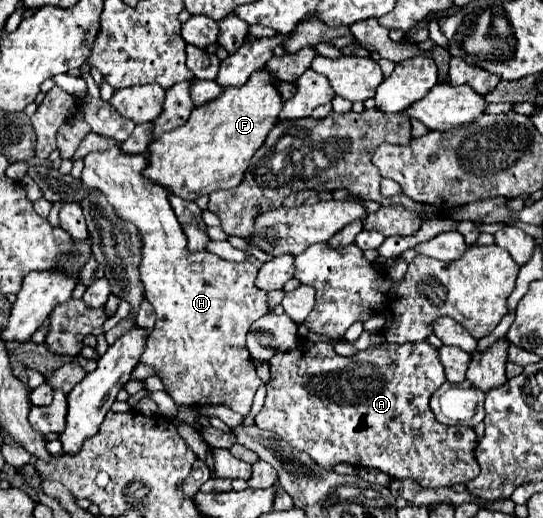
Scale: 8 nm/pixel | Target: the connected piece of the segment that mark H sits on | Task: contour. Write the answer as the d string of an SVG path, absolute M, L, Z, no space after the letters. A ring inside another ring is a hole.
M111 147L107 151L89 153L83 161L83 185L103 191L115 213L123 221L129 221L137 227L143 243L139 273L145 287L145 297L153 305L157 321L149 335L145 353L141 355L141 363L155 369L155 375L163 381L165 391L169 393L169 397L173 397L177 405L197 409L205 405L225 405L235 413L247 417L249 407L253 403L253 395L261 385L261 379L255 373L255 365L251 363L251 355L245 347L245 335L251 323L269 311L267 293L261 293L261 289L257 289L255 285L259 271L257 265L253 265L251 261L231 263L209 251L189 251L187 237L167 201L167 191L143 175L147 167L145 157L123 155L119 147Z

